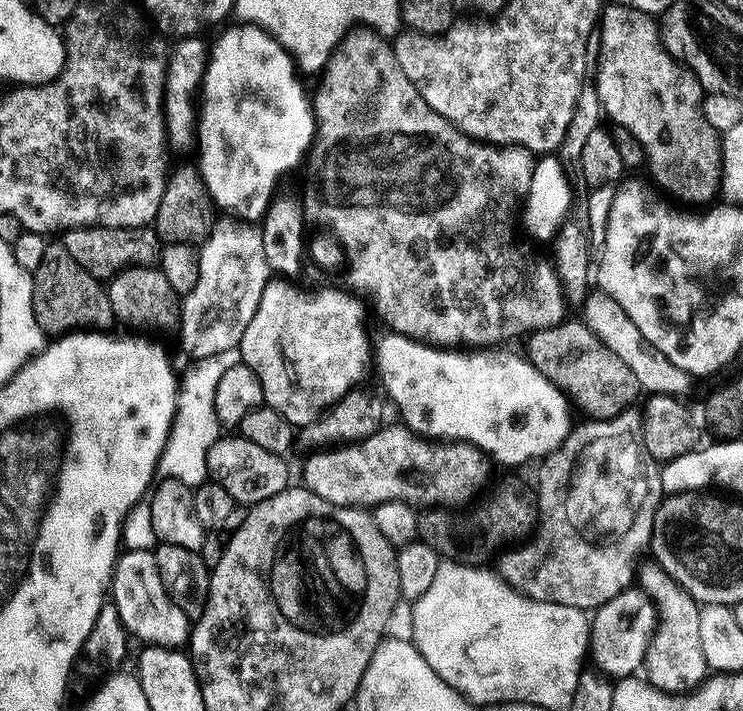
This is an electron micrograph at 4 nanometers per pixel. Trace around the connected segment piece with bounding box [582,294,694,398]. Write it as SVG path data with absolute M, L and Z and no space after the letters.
M592 294L585 299L582 311L584 311L583 322L602 344L626 362L627 369L634 374L645 393L680 398L683 397L683 392L691 390L694 384L693 377L678 366L674 366L674 362L670 362L661 352L648 344L644 335L638 330L638 326L630 322L626 312L616 302L603 294Z

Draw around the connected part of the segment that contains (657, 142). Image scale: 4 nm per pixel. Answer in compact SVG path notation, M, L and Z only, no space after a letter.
M627 2L605 3L598 21L598 44L599 40L600 57L594 60L594 79L603 115L621 124L644 147L653 178L670 195L685 200L688 206L696 206L692 204L717 195L722 175L722 144L718 132L704 121L702 89L696 75L685 67L681 67L680 72L664 72L670 57L658 35L657 21L649 13L631 8Z

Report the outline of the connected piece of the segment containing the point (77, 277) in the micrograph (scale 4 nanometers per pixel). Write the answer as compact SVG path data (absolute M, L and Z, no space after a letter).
M56 242L44 252L32 278L32 309L38 326L45 334L67 334L77 330L108 330L114 324L110 298L105 285L93 278Z

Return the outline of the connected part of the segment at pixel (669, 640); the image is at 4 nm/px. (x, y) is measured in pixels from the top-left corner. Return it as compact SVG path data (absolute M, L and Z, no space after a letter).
M692 600L691 602L686 602L686 608L684 608L684 604L668 606L668 612L670 612L670 608L676 612L676 614L672 616L674 622L657 623L652 643L648 645L648 654L646 657L646 672L648 668L648 673L646 673L646 679L652 687L660 689L660 691L665 694L675 694L674 692L684 692L682 694L688 694L693 690L700 688L701 684L705 681L705 678L710 672L707 660L703 656L701 645L699 626L701 605L695 600Z

